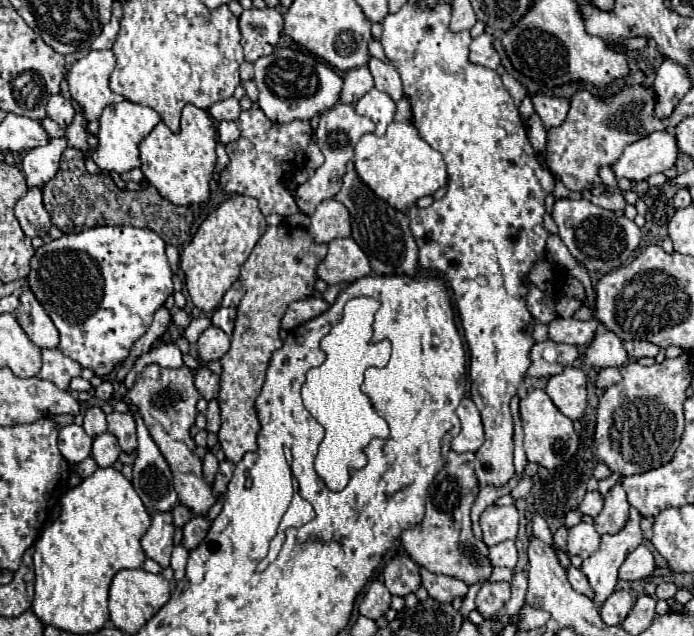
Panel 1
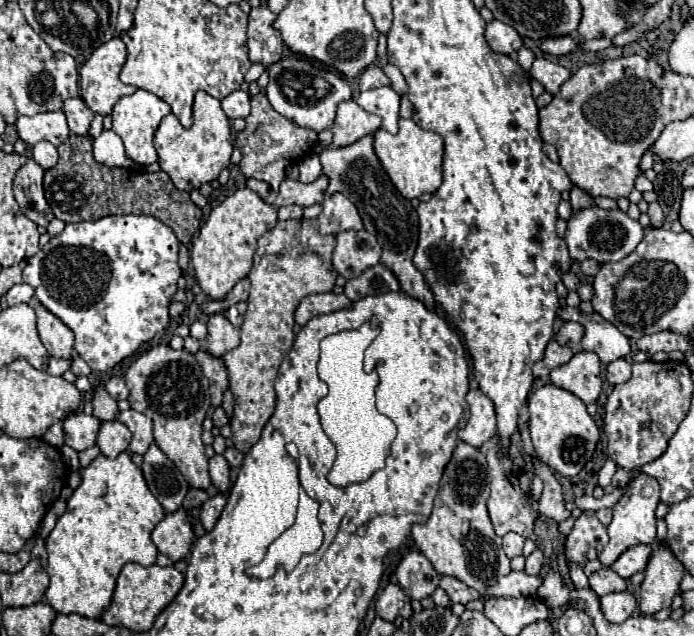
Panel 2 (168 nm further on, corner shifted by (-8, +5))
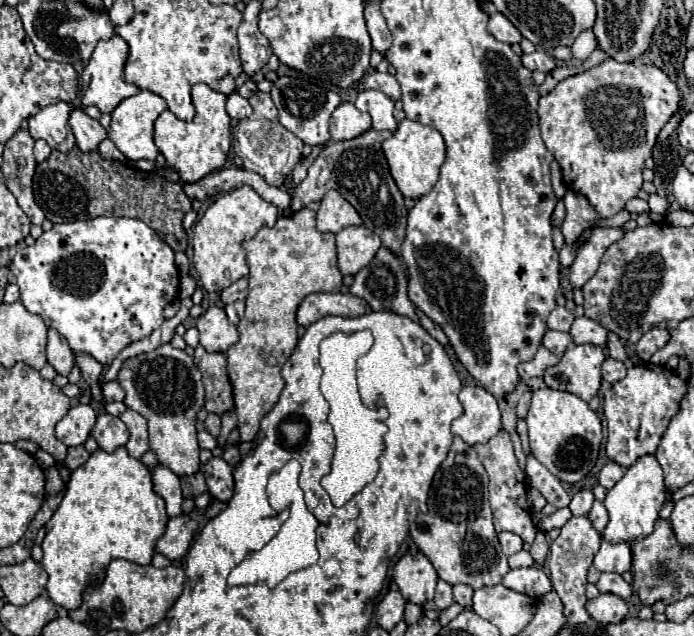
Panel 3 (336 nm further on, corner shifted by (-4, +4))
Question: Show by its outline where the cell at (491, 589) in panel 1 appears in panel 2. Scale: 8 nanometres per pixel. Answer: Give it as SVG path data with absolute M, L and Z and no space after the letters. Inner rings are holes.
M510 571L508 575L500 577L492 589L486 589L484 597L524 597L536 595L538 585L542 583L540 577L530 577L524 571Z

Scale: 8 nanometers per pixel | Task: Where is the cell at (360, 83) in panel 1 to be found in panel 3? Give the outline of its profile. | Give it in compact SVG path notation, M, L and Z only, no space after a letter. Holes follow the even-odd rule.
M378 70L370 72L370 74L364 78L364 88L380 90L380 92L384 92L388 98L392 98L394 102L400 100L400 96L402 96L402 92L400 92L400 84L398 84L396 78L390 76L388 72L384 72L384 74L378 72Z

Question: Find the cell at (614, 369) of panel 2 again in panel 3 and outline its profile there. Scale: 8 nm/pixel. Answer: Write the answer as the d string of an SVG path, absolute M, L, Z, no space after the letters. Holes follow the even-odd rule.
M606 358L606 362L602 364L602 378L606 380L606 382L618 382L618 380L622 380L626 376L626 366L622 364L622 362L618 362L618 360L614 360L614 358Z

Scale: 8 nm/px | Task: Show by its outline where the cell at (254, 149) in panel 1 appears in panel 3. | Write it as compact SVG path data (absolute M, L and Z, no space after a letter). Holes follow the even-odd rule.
M256 92L250 96L250 106L254 108L254 114L250 118L244 118L234 128L234 152L242 158L244 168L250 172L260 174L270 186L284 186L286 176L292 174L294 166L302 160L302 142L292 132L288 132L278 122L278 110L270 98L268 92Z

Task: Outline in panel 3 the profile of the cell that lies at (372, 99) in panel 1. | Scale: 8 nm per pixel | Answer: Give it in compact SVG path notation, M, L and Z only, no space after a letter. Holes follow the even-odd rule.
M362 90L356 98L356 108L366 110L372 116L374 130L396 130L396 120L392 116L394 102L380 90Z

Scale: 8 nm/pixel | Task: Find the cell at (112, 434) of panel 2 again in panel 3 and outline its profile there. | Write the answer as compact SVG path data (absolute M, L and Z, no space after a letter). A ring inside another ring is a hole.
M104 412L96 420L92 436L96 438L96 442L102 450L114 452L116 448L120 448L128 442L128 428L118 416L110 416L108 412Z

